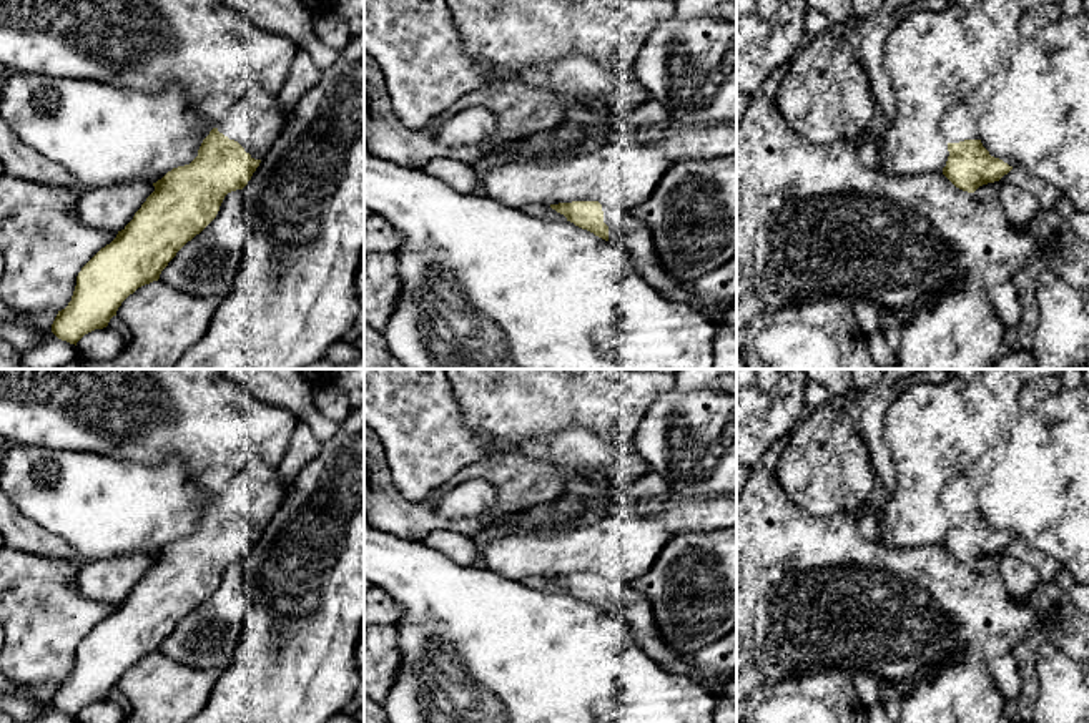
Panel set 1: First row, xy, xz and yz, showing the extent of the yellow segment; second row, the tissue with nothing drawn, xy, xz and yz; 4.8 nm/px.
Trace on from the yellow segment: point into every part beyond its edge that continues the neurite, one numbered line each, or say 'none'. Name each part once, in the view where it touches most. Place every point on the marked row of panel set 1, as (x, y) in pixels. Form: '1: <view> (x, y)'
1: xy (255, 120)

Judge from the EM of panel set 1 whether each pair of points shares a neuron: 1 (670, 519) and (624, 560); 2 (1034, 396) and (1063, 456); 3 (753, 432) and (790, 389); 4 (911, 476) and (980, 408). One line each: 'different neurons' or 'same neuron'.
1: different neurons
2: different neurons
3: same neuron
4: same neuron

